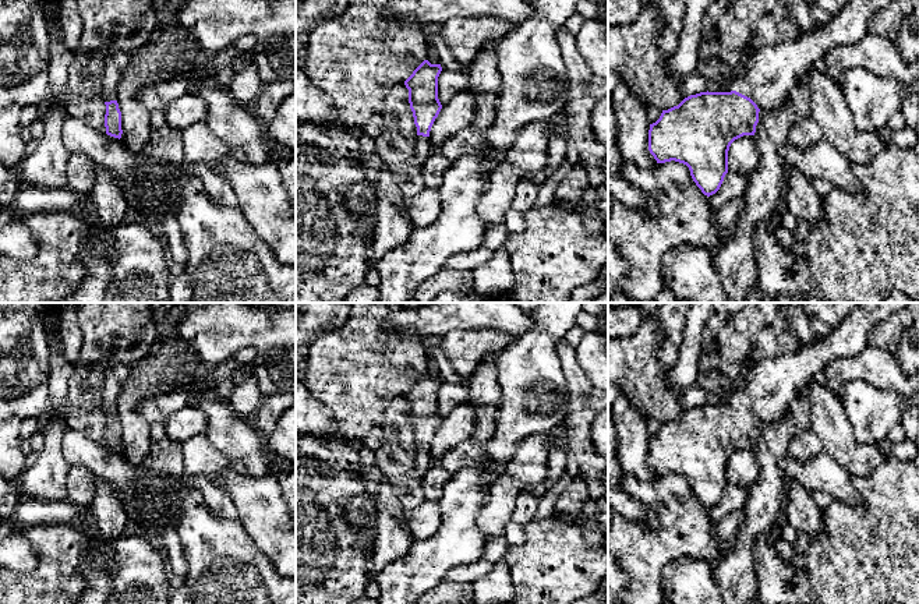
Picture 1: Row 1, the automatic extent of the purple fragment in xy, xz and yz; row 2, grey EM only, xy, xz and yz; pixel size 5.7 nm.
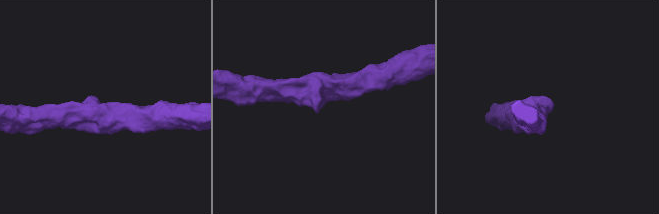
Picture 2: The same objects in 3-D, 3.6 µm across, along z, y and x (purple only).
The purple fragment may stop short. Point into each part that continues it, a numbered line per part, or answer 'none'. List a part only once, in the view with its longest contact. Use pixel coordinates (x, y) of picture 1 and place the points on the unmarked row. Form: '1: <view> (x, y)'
1: yz (774, 382)

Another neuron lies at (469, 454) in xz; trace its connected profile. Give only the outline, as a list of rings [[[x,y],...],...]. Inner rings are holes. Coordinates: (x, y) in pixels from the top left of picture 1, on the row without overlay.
[[[469,439],[446,452],[438,463],[455,476],[467,467],[483,466],[487,460],[488,455],[483,444]]]

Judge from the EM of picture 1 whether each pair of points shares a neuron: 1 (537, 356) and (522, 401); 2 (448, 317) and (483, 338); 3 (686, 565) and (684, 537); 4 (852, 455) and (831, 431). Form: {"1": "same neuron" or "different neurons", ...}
{"1": "same neuron", "2": "different neurons", "3": "different neurons", "4": "same neuron"}

